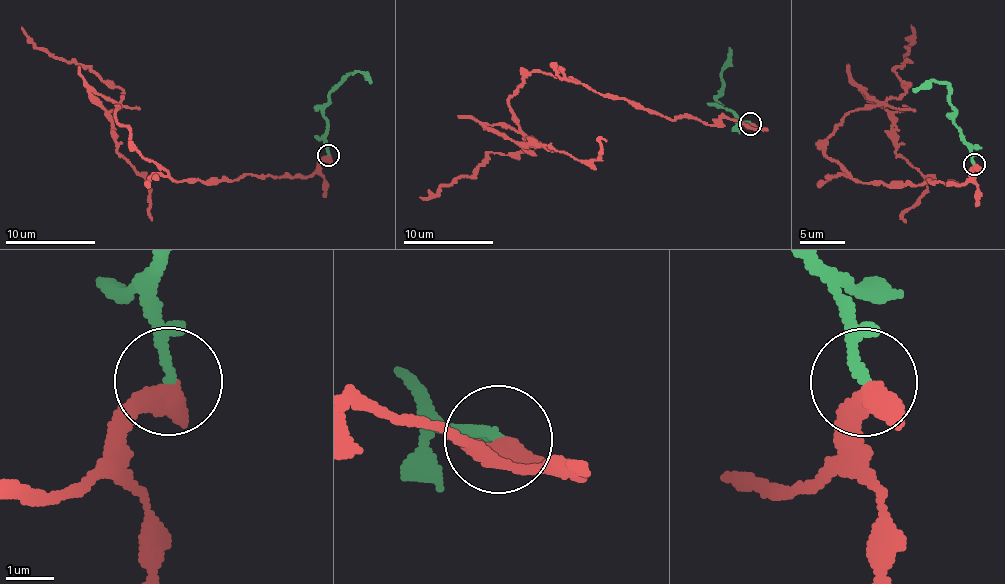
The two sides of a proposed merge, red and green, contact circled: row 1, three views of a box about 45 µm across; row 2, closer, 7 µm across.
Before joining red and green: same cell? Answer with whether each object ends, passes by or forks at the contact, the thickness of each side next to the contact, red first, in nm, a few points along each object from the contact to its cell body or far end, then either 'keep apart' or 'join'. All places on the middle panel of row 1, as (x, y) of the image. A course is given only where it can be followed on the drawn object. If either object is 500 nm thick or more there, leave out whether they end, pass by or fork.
550 nm thick on the red side, 200 nm on the other; red runs (751, 123), (669, 120), (534, 71), (509, 102), (515, 124), (491, 129), (579, 159), (597, 160), (606, 140); green runs (751, 123), (742, 122), (715, 98), (722, 86), (722, 70), (729, 48); keep apart

